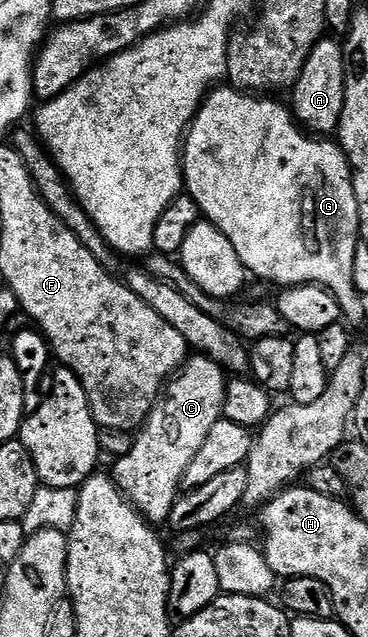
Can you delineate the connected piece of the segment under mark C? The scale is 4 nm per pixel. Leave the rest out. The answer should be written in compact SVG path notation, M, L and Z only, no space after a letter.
M203 356L189 357L175 377L164 387L163 397L148 413L148 421L135 435L136 443L129 448L128 455L117 460L114 471L117 486L123 490L124 497L139 510L140 515L149 522L161 524L160 522L167 523L171 519L176 499L182 494L186 468L190 468L194 456L198 456L198 448L206 444L206 436L210 436L210 428L214 428L214 424L218 424L224 418L227 387L226 371L218 363Z

